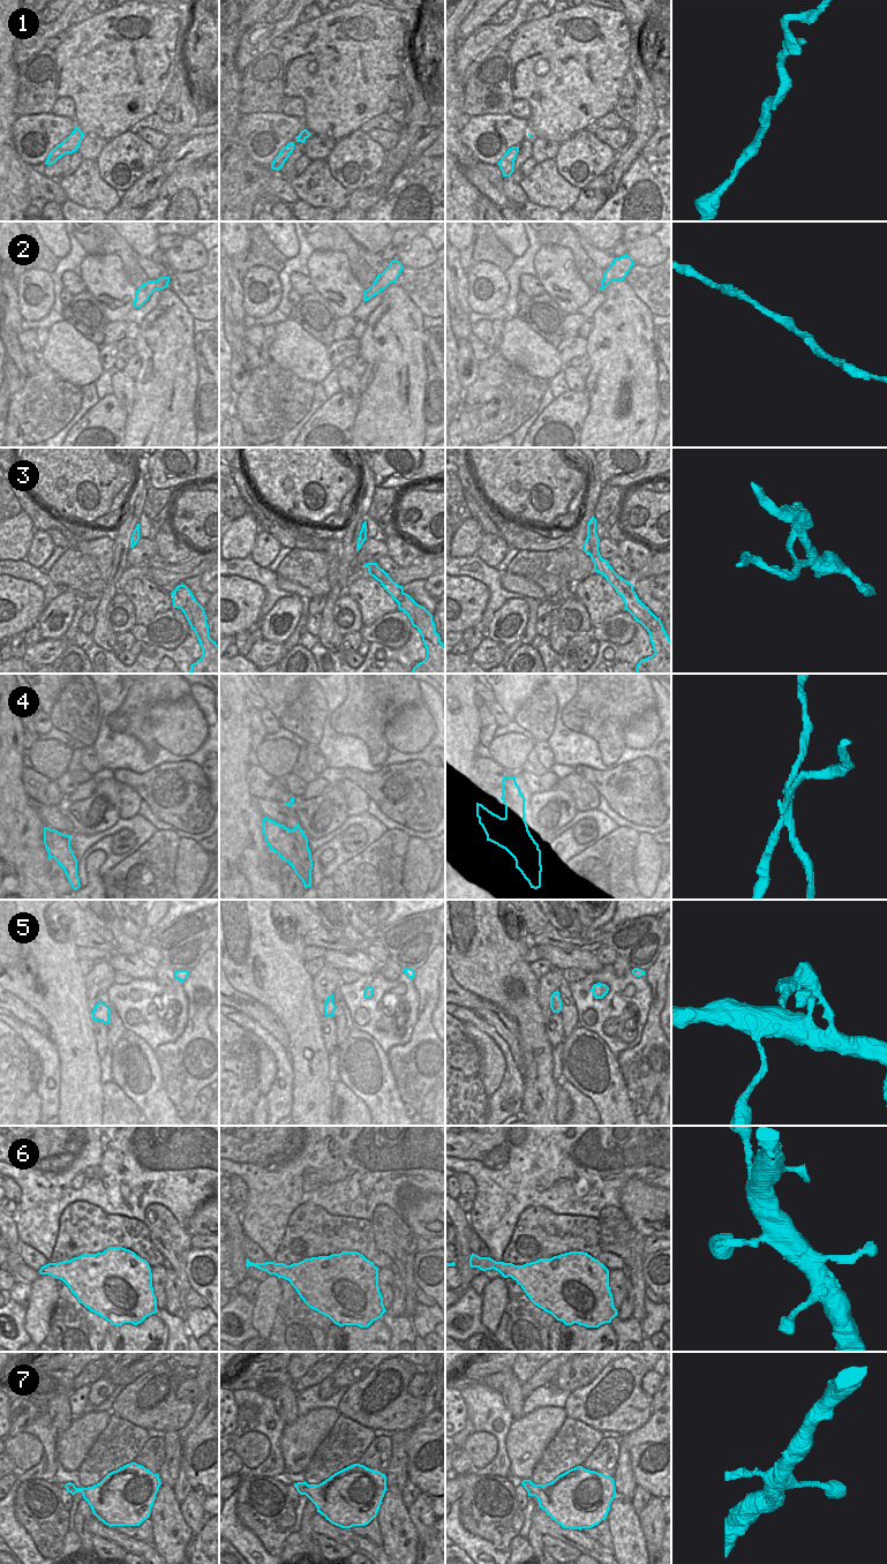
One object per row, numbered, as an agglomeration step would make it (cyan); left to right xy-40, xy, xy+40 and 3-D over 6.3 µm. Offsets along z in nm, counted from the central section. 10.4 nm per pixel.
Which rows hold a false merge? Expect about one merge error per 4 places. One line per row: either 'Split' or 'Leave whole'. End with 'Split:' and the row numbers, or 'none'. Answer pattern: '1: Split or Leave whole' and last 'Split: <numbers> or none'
1: Leave whole
2: Leave whole
3: Split
4: Split
5: Leave whole
6: Split
7: Leave whole
Split: 3, 4, 6.

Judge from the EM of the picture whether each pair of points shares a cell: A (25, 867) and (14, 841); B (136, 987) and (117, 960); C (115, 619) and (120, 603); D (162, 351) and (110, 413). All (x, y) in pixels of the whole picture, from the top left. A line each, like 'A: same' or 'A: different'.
A: same
B: different
C: same
D: different

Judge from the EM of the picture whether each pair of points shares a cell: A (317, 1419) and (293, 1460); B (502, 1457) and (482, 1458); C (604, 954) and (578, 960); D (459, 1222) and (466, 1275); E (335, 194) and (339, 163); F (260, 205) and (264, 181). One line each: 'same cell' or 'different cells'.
A: same cell
B: different cells
C: different cells
D: same cell
E: different cells
F: different cells

